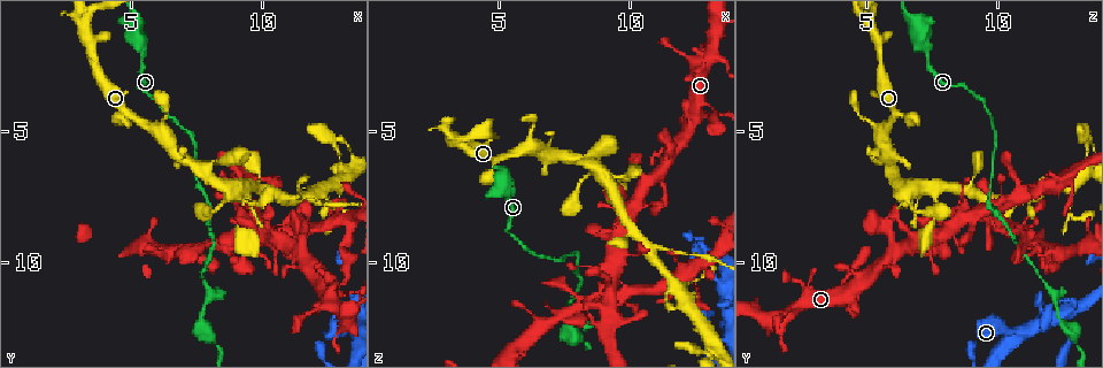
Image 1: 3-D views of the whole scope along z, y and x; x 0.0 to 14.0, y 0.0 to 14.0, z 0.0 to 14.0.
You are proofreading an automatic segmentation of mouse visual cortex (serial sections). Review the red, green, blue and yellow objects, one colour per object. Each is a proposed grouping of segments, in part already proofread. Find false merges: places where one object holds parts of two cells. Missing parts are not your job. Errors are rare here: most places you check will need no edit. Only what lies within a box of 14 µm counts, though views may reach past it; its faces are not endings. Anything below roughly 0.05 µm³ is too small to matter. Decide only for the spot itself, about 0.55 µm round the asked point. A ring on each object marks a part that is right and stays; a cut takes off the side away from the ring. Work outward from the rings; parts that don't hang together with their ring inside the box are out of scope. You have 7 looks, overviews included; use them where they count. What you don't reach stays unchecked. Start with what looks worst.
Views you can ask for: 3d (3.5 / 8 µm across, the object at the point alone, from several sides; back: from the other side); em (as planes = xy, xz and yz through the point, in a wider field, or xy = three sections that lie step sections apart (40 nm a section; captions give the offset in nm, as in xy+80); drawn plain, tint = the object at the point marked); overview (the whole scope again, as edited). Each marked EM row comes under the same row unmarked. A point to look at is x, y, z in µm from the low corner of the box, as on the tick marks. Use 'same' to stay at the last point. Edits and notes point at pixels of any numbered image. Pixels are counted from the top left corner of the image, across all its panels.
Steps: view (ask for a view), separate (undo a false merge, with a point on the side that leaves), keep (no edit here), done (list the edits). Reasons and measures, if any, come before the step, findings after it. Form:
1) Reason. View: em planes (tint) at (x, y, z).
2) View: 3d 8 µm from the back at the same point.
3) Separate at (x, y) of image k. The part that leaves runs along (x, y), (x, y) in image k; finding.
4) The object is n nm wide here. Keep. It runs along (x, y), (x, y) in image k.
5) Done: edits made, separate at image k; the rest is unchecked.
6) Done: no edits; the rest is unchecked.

Small branch off a trunk. View: 3d 8 µm at (10.7, 7.5, 9.5).

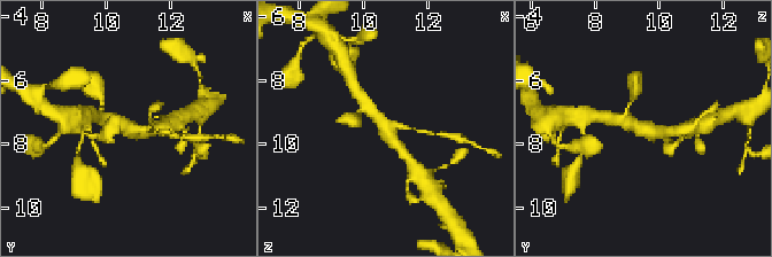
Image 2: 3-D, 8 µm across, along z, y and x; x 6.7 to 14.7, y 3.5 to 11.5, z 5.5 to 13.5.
View: 3d 3.5 µm at (10.7, 7.5, 9.5).

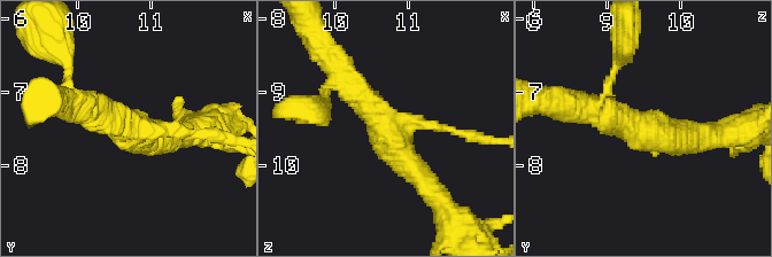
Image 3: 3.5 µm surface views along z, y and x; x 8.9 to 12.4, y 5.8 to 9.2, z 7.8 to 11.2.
3 arms meet here; the arms are 150, 350, 400 nm wide; shape alone is not enough. View: em xy step 3 (tint) at (10.75, 7.55, 9.50).

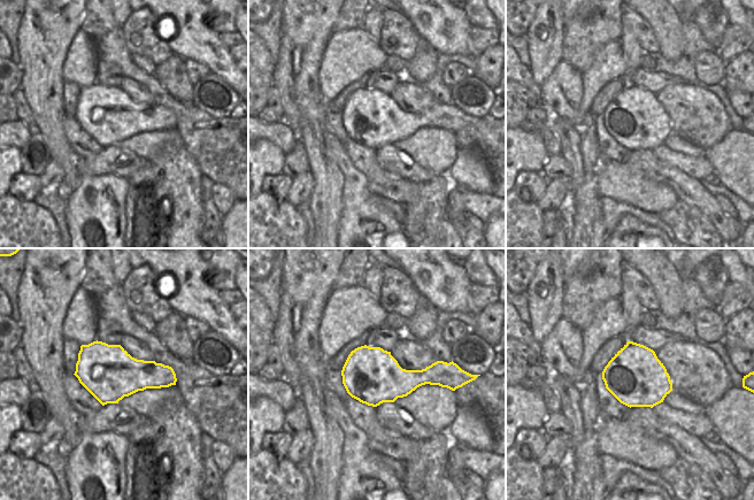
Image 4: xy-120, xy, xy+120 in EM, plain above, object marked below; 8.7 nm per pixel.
Keep. It runs along (345, 78), (433, 193) in image 3; all the same cell.

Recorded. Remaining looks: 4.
Sudden change in width. View: 3d 3.5 µm at (5.1, 1.3, 7.1).

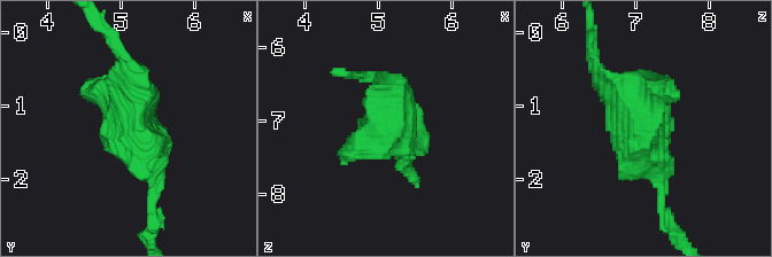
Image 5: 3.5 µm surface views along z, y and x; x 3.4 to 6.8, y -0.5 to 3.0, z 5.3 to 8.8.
Shape alone is not enough. View: em xy step 5 (tint) at (5.10, 1.30, 7.10).

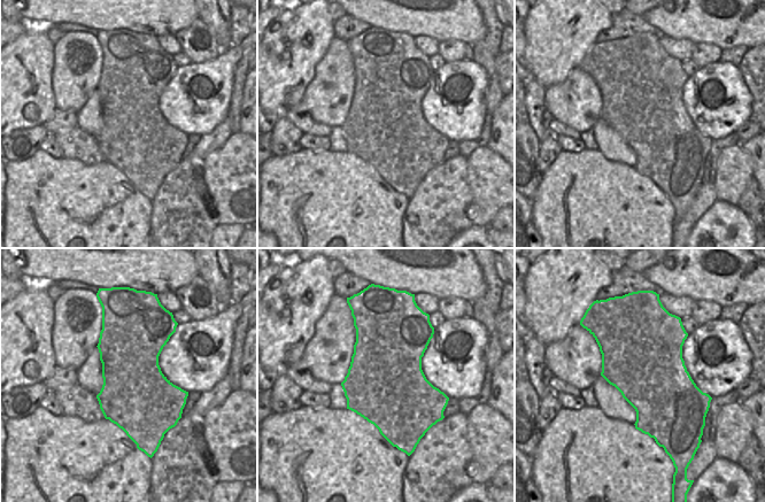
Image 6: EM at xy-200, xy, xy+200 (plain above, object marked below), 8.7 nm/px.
The object is 700 nm wide here. Keep. It runs along (661, 176), (640, 108), (593, 52) in image 5; all the same cell.

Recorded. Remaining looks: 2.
Thin neck. View: 3d 8 µm at (7.3, 5.2, 10.0).

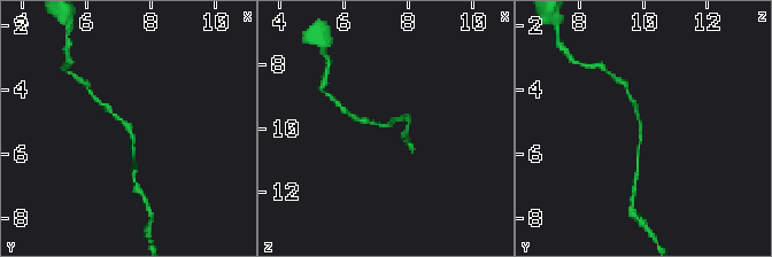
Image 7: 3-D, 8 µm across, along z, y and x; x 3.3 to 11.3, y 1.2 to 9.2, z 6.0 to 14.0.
The arms are 100, 150 nm wide; now the EM. View: em xy step 2 (tint) at (7.3, 5.2, 9.9).

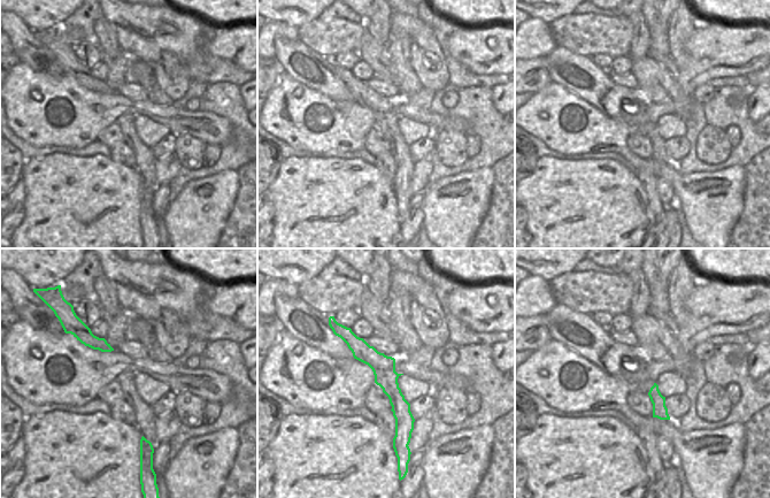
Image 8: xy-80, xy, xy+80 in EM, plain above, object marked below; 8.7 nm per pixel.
Keep. It runs along (348, 331), (385, 374), (400, 436) in image 8; continuous, no second cell.

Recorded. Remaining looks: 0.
Done: no edits; the rest is unchecked.

